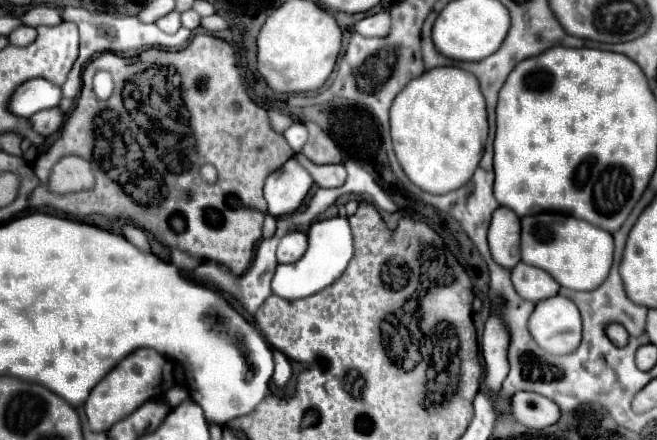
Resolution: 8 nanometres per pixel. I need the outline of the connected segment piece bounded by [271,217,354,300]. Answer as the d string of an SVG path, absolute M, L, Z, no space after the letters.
M332 217L332 219L316 221L316 223L312 223L310 233L308 233L306 255L298 263L294 263L294 267L278 265L276 275L271 282L272 291L275 295L288 300L315 294L328 287L330 283L334 283L344 273L352 255L354 255L354 237L352 237L352 229L350 229L350 223L346 217Z

